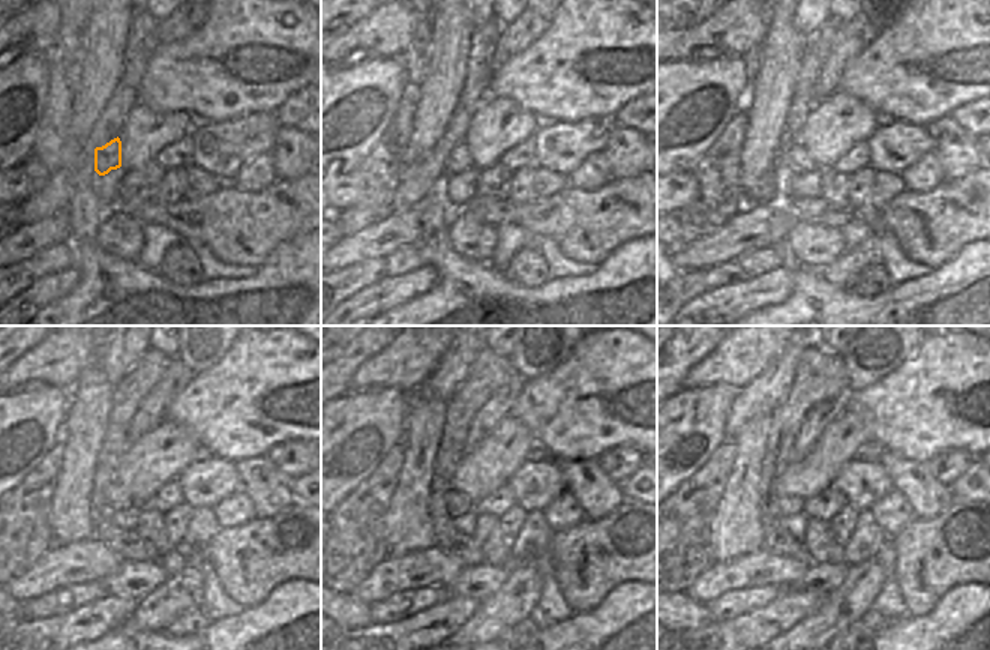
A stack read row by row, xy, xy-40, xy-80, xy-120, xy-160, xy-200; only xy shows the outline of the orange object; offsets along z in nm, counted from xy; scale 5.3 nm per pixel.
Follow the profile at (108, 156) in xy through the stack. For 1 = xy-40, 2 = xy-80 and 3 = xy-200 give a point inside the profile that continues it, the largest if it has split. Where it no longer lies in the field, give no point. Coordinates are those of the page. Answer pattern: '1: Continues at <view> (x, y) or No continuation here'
1: Continues at xy-40 (458, 161)
2: Continues at xy-80 (794, 159)
3: Continues at xy-200 (788, 506)

